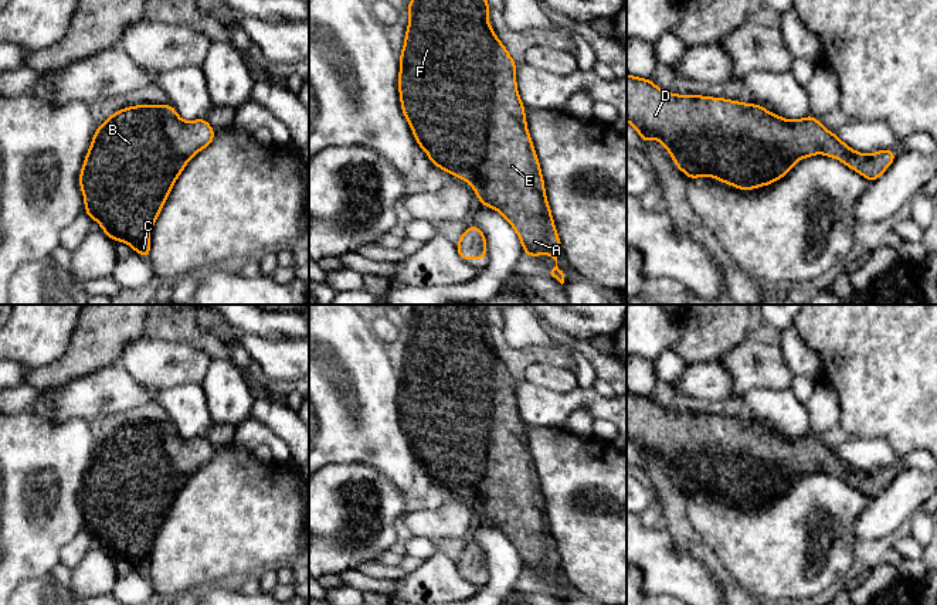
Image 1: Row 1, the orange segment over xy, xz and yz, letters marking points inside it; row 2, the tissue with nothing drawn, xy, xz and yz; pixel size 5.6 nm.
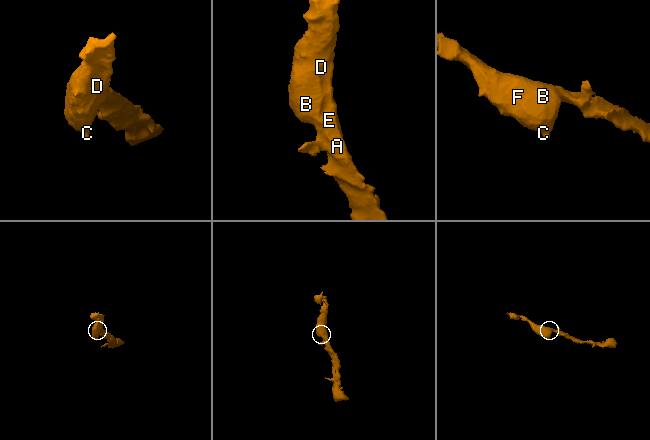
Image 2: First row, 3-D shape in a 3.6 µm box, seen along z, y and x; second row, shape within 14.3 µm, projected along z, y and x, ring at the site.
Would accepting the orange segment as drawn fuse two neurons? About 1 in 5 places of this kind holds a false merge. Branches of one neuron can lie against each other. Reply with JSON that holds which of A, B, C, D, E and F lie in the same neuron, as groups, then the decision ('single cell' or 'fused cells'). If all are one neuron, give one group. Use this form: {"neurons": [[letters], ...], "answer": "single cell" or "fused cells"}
{"neurons": [["A", "B", "C", "D", "E", "F"]], "answer": "single cell"}

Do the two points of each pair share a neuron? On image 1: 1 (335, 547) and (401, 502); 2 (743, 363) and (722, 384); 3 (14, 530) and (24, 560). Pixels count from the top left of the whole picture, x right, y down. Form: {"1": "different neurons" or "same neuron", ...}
{"1": "same neuron", "2": "different neurons", "3": "same neuron"}

